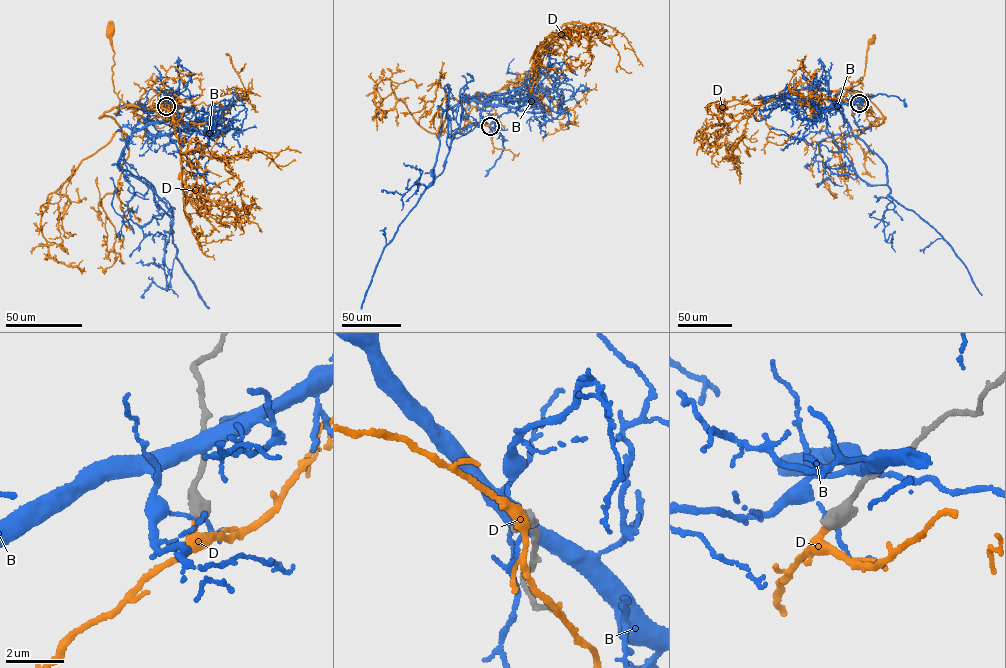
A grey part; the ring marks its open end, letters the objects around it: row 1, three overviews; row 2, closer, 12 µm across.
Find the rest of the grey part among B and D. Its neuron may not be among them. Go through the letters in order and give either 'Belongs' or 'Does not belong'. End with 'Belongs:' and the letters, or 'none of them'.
B: Does not belong
D: Belongs
Belongs: D

